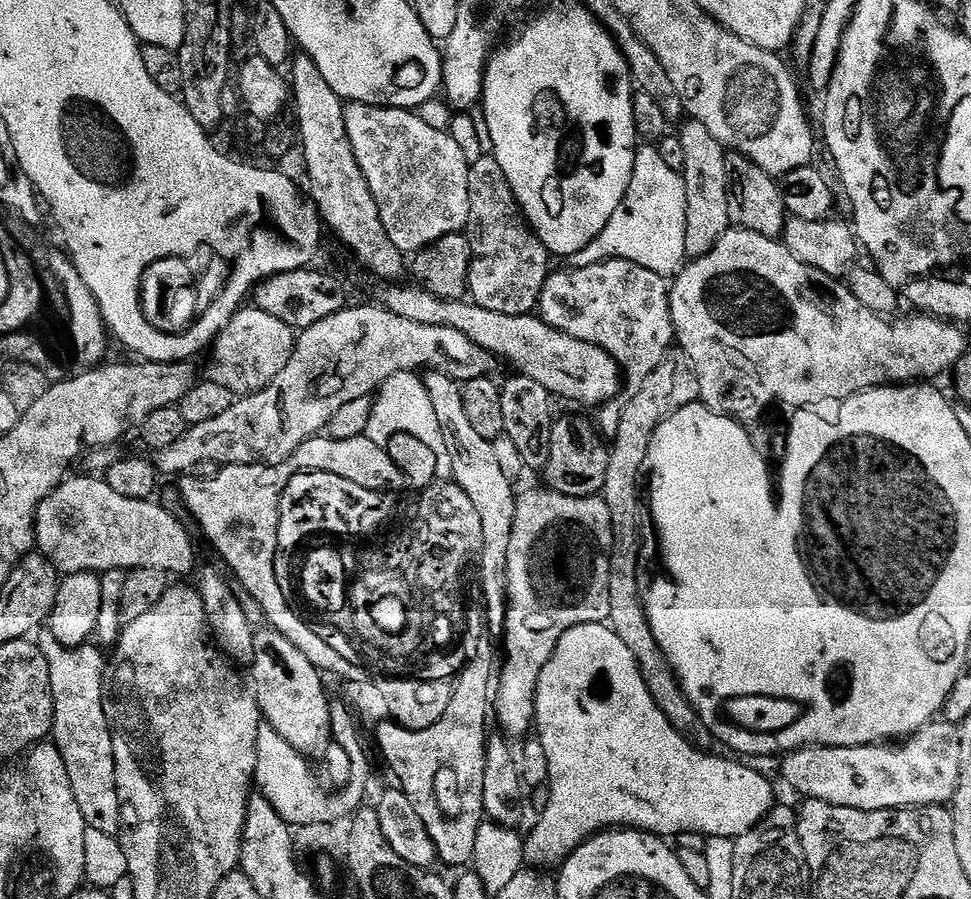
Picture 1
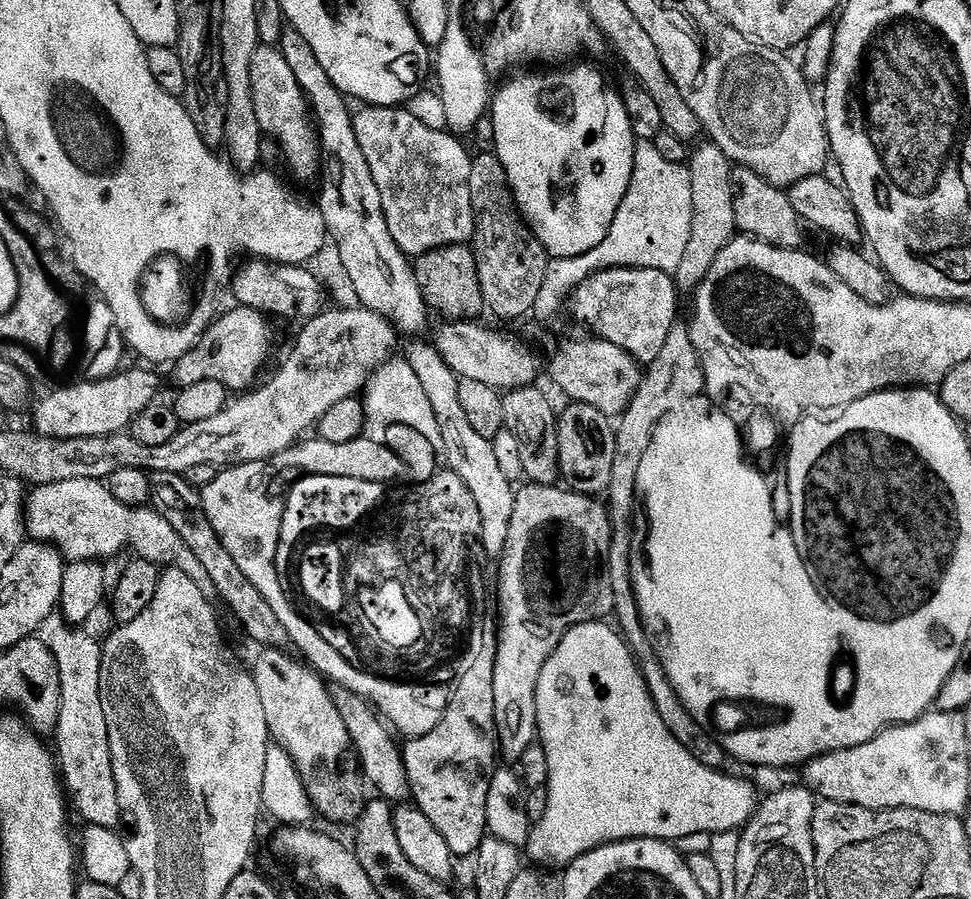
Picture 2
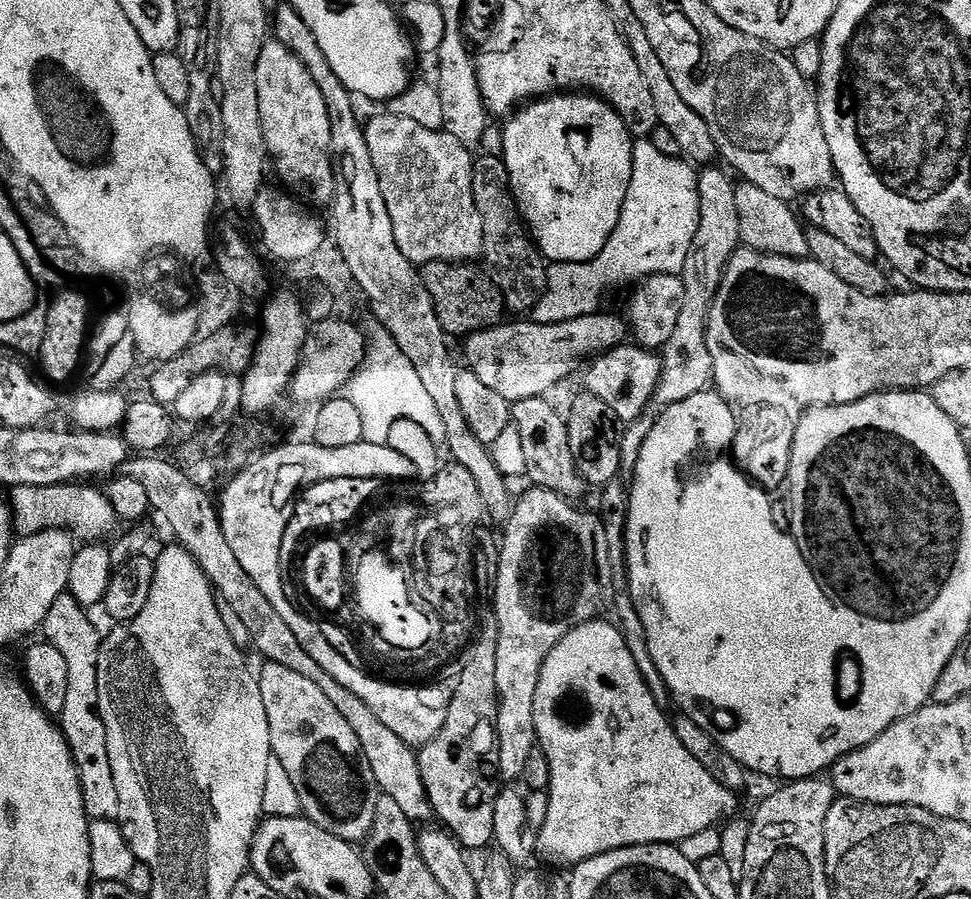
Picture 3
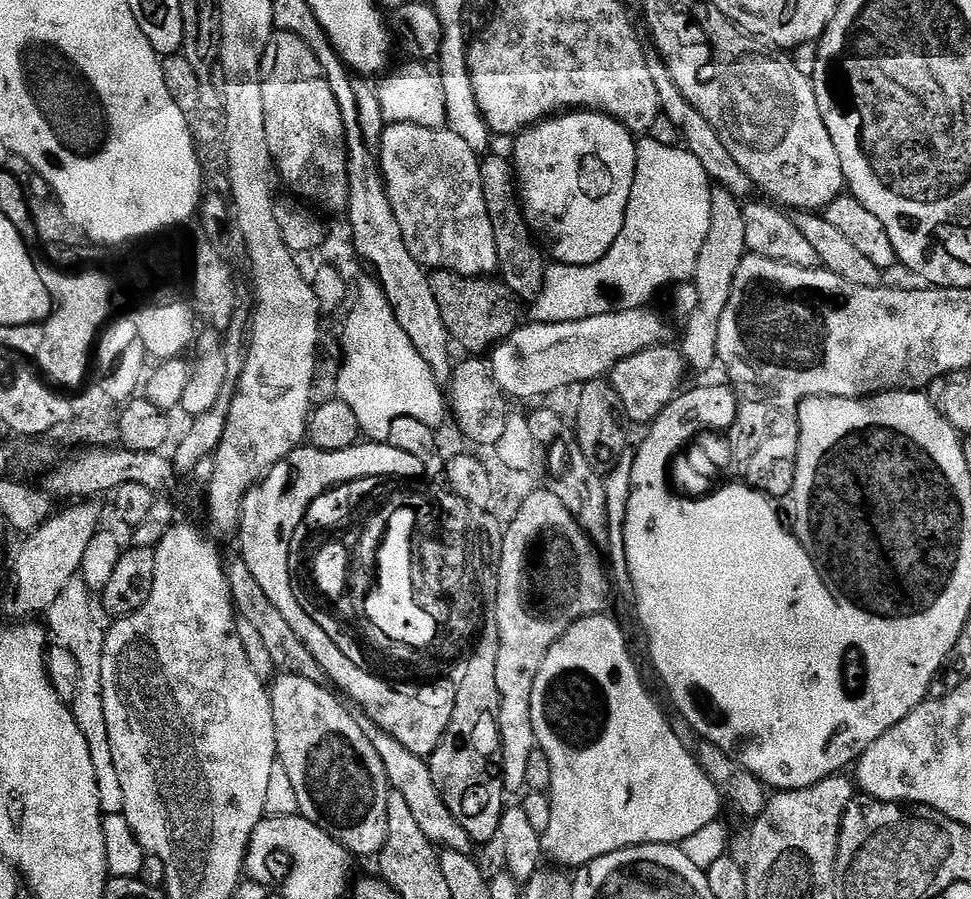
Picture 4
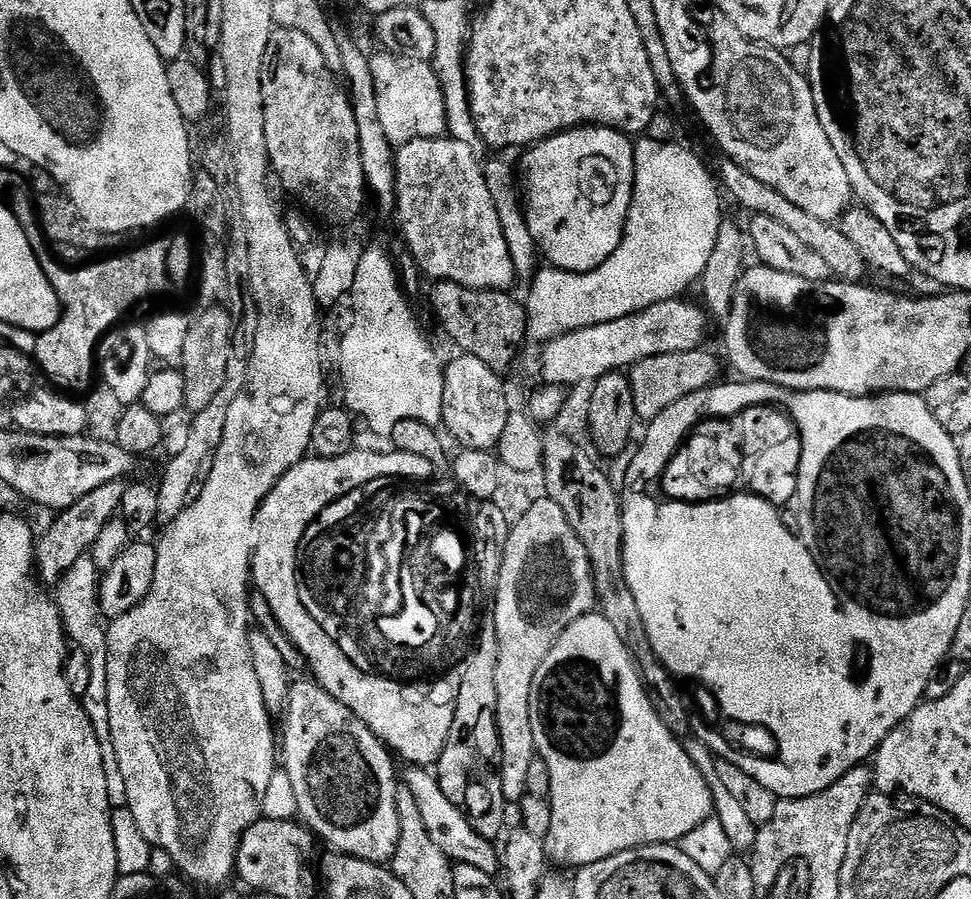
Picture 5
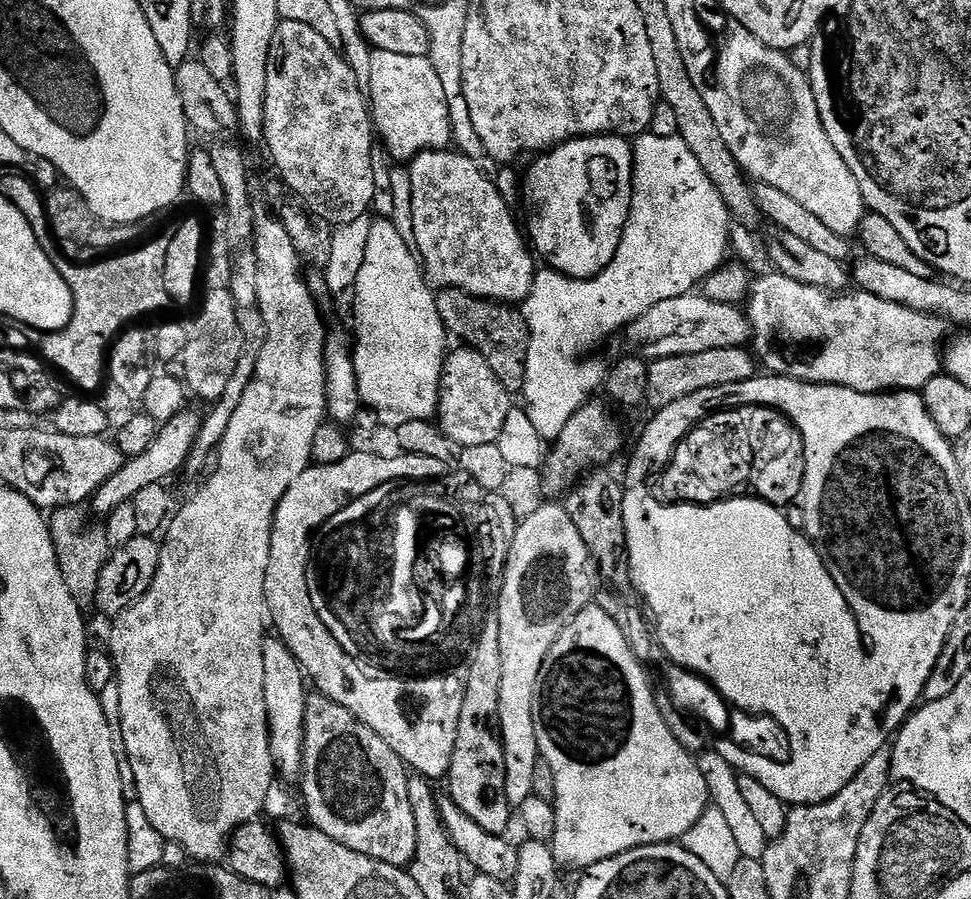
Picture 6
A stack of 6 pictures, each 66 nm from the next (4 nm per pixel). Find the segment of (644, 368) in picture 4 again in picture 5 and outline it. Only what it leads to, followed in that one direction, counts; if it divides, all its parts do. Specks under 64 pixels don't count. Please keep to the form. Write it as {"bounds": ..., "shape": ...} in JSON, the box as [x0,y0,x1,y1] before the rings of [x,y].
{"bounds":[630,347,721,422],"shape":[[[703,347],[678,354],[658,354],[638,362],[630,370],[634,410],[641,421],[651,422],[662,410],[674,406],[682,398],[698,390],[711,388],[721,379],[720,360],[712,352],[704,352]]]}

